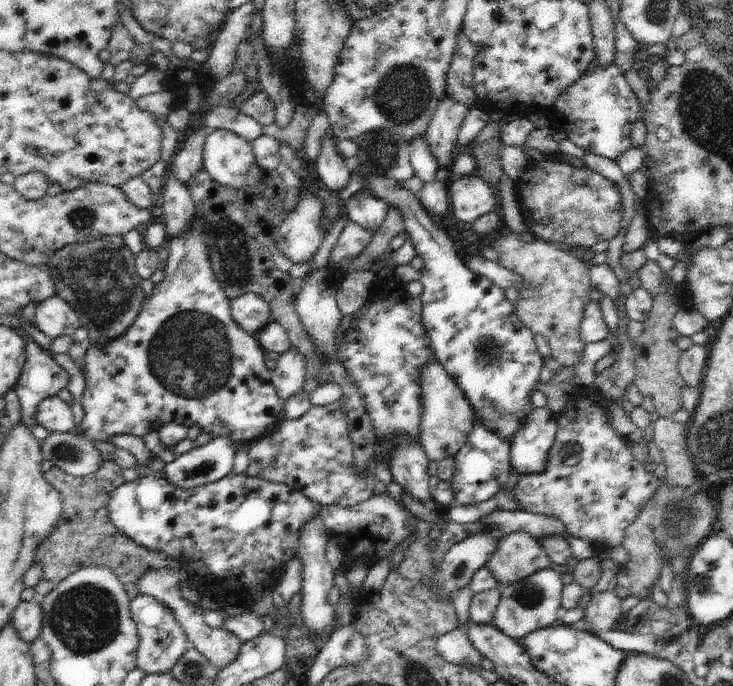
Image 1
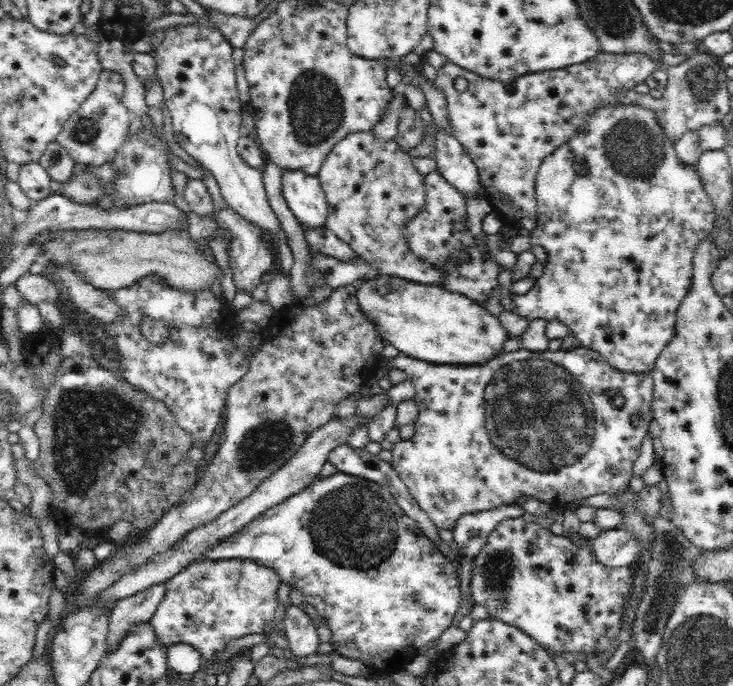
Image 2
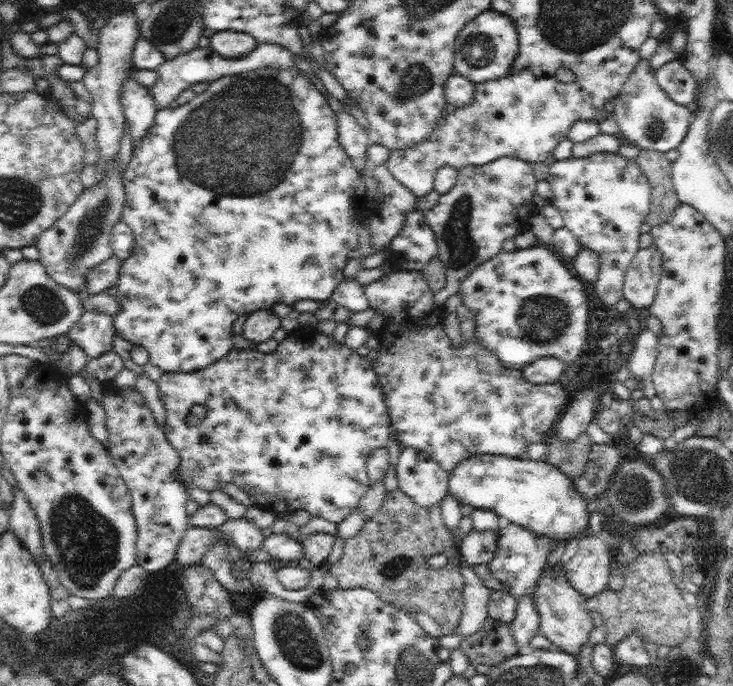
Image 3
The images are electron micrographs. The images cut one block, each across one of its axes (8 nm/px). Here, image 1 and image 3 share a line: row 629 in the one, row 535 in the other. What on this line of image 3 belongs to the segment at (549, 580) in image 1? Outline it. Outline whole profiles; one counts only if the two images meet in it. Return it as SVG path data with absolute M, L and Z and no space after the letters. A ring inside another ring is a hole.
M501 522L501 526L497 528L497 534L499 534L499 538L495 542L493 558L487 562L489 572L505 588L505 592L511 594L513 598L529 596L535 590L535 584L537 584L543 568L549 562L555 542L539 532L533 532L529 526L521 526L515 522Z

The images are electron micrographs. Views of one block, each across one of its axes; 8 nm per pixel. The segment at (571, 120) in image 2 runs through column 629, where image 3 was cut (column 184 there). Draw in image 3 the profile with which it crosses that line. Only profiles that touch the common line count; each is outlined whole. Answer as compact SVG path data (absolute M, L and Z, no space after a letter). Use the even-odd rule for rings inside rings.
M257 44L255 52L249 52L245 58L239 60L227 60L223 56L219 56L215 50L211 48L195 48L187 54L175 56L171 60L165 60L155 72L157 72L157 82L151 86L145 86L149 90L149 94L155 100L155 108L159 110L167 110L173 106L173 102L177 100L177 96L195 86L197 82L213 82L217 78L223 76L235 76L235 74L245 74L245 72L257 72L257 70L275 70L275 72L295 72L295 62L293 62L293 54L289 50L285 50L279 44Z

